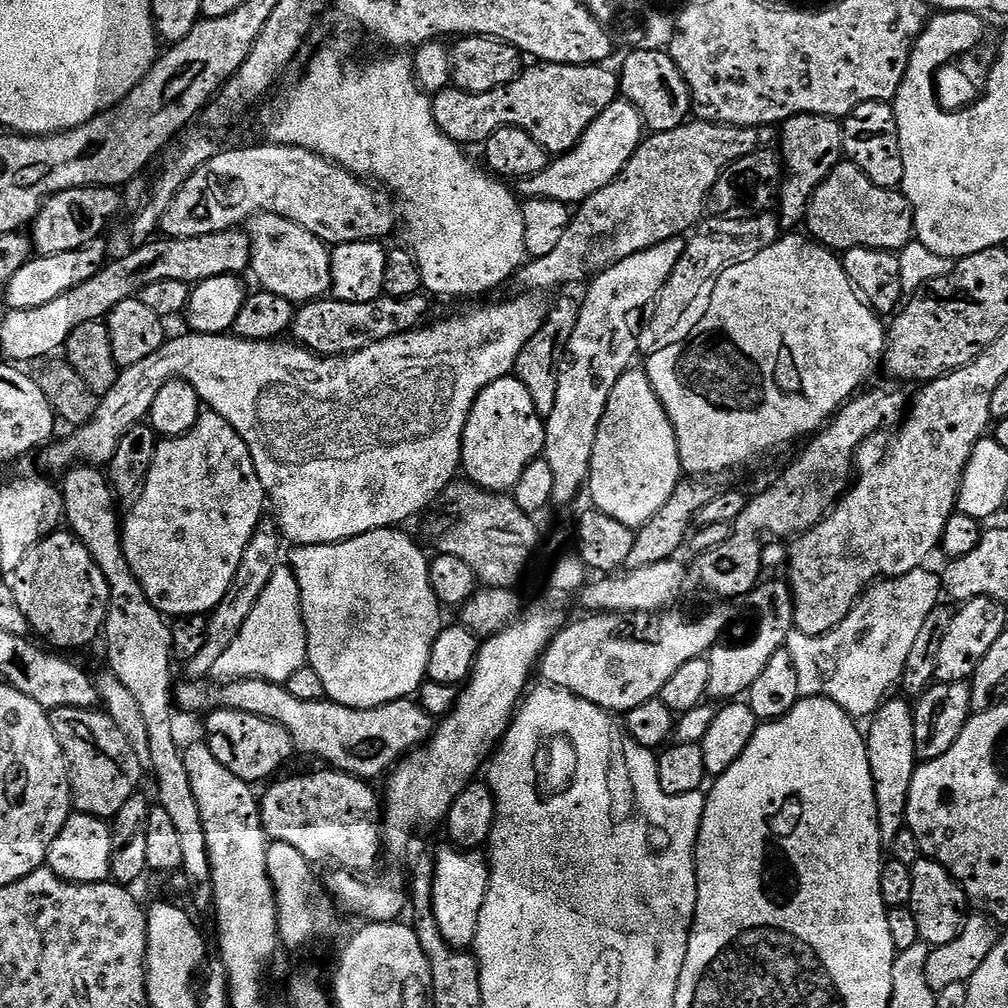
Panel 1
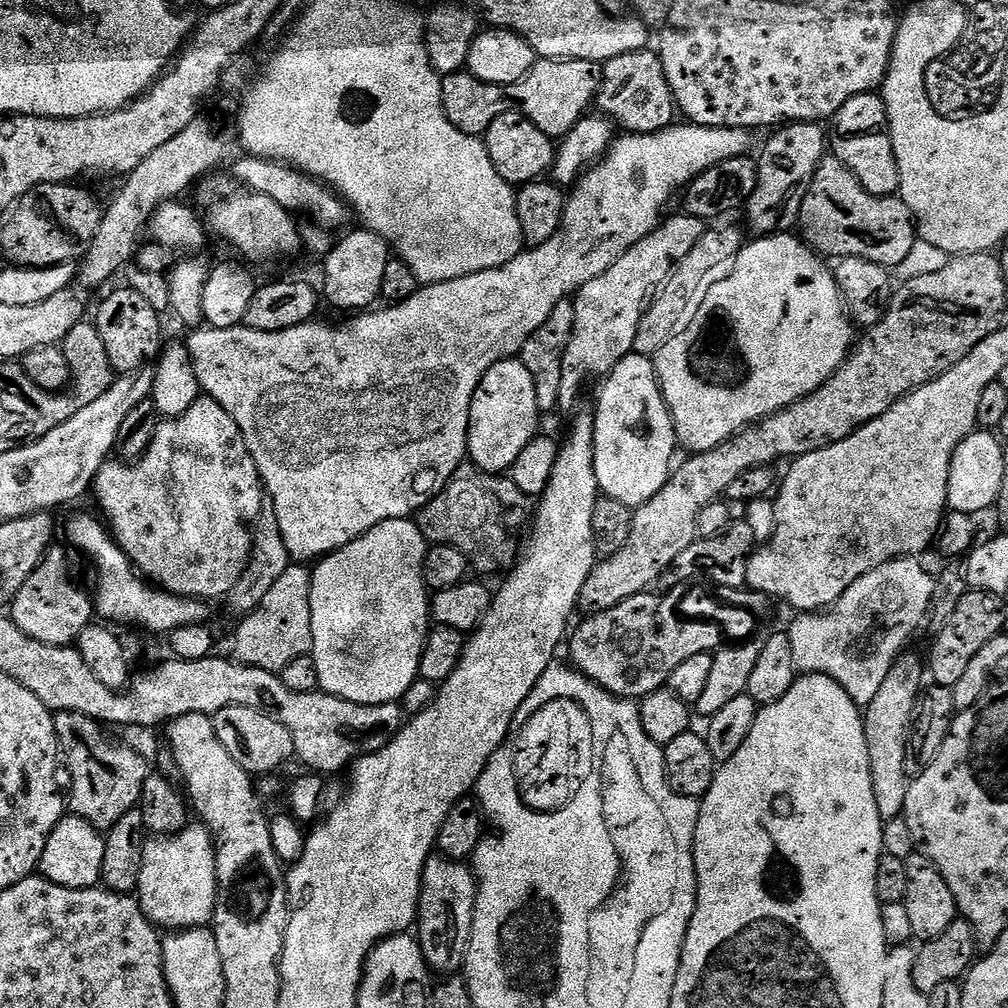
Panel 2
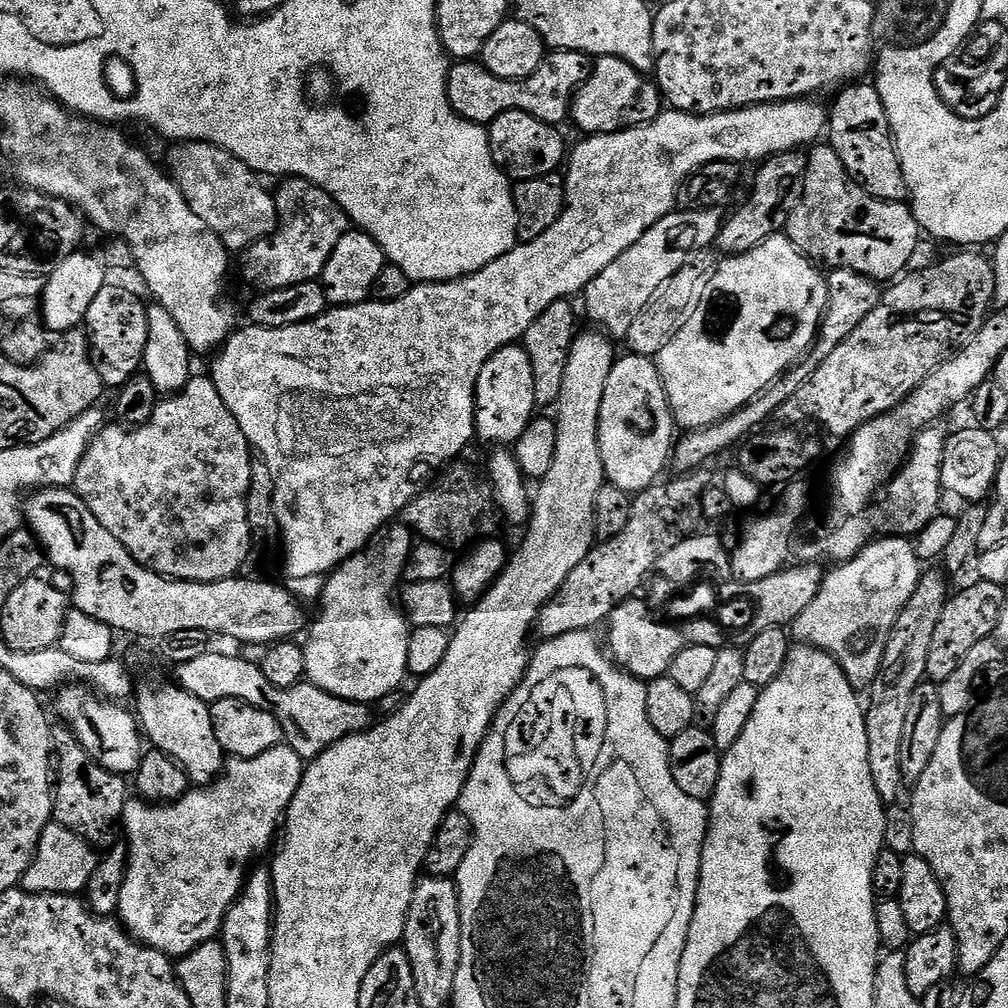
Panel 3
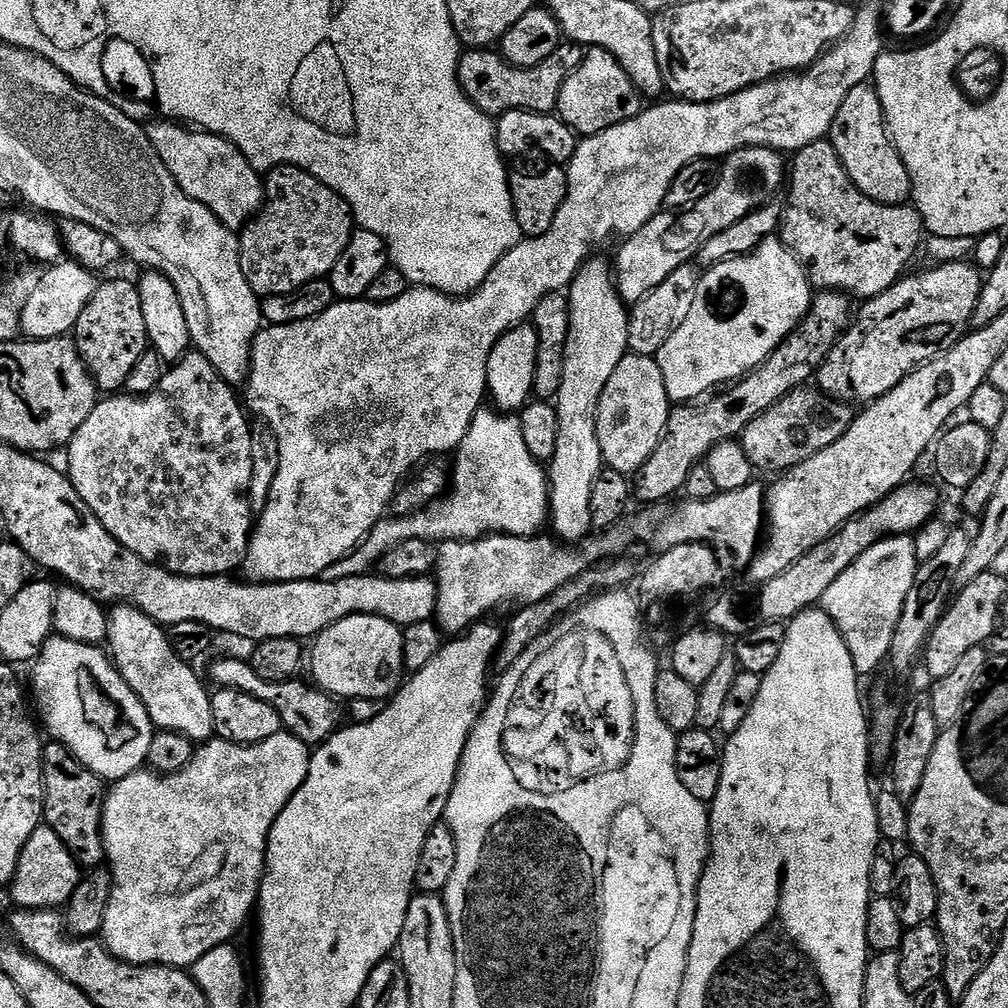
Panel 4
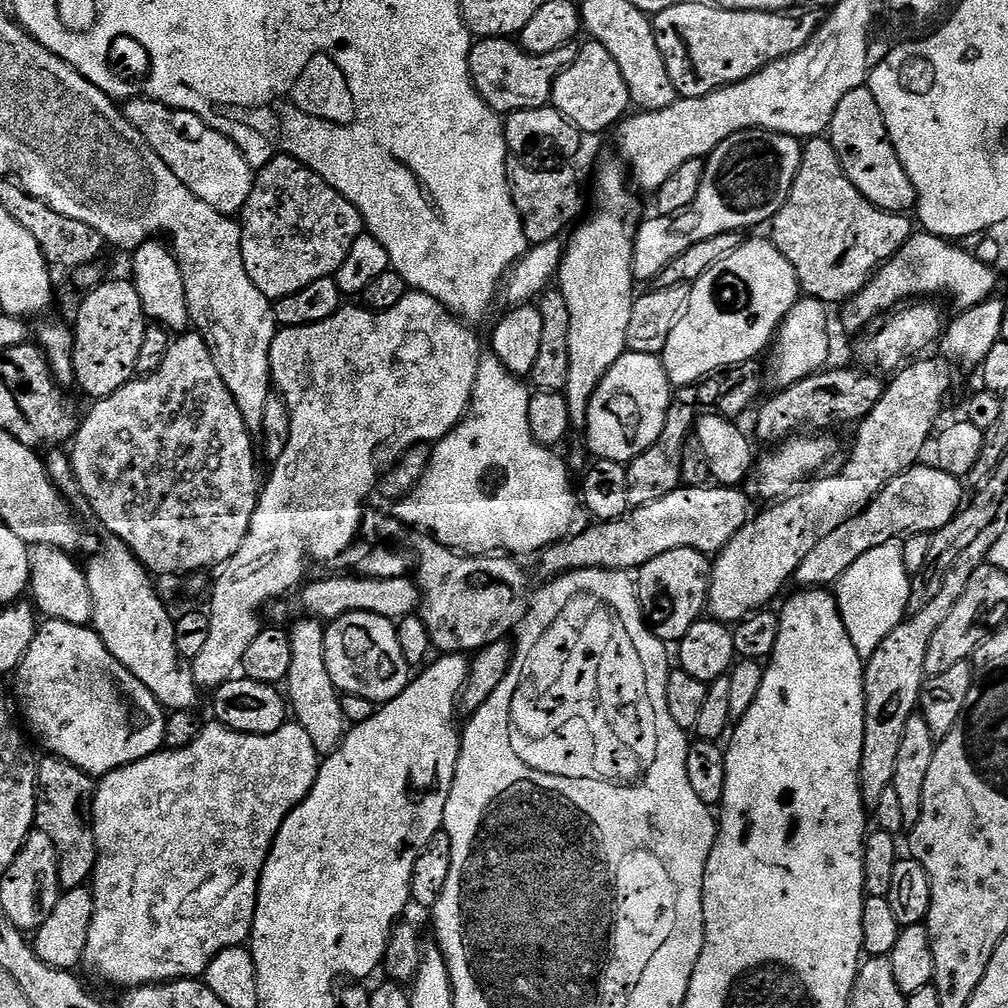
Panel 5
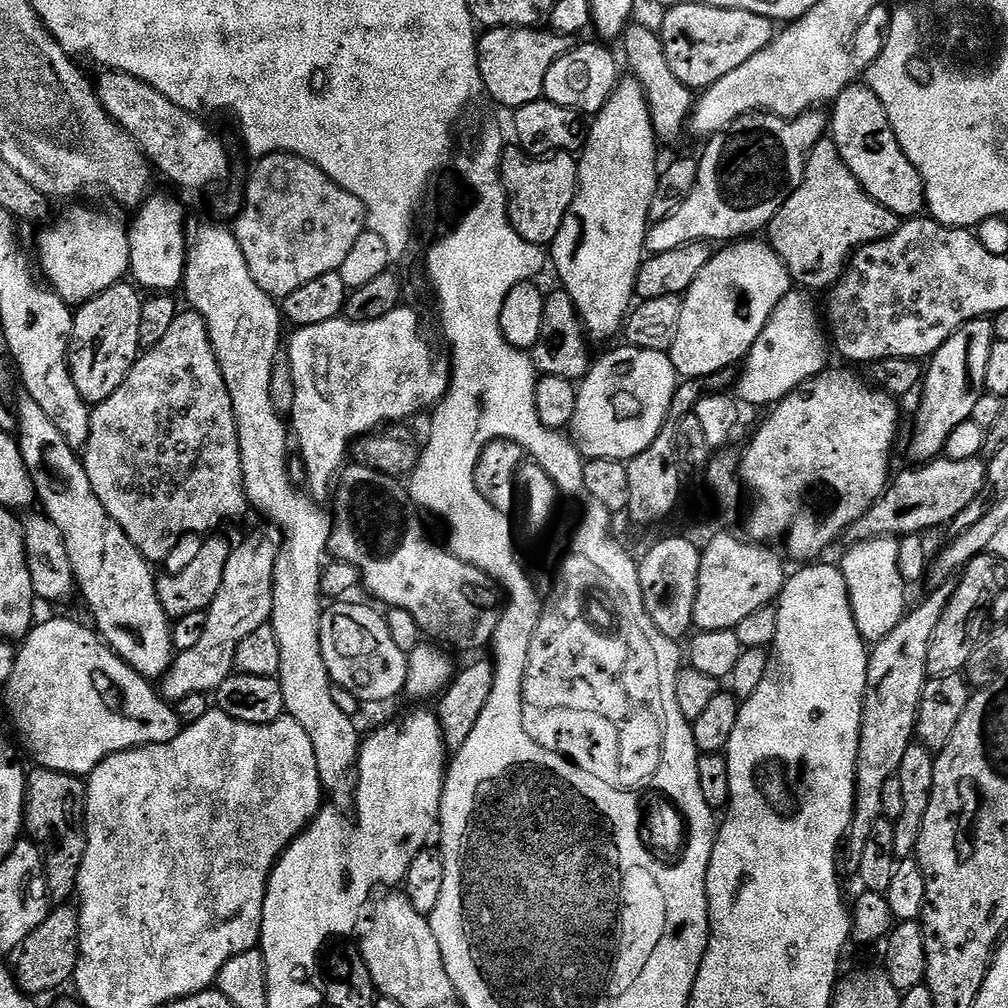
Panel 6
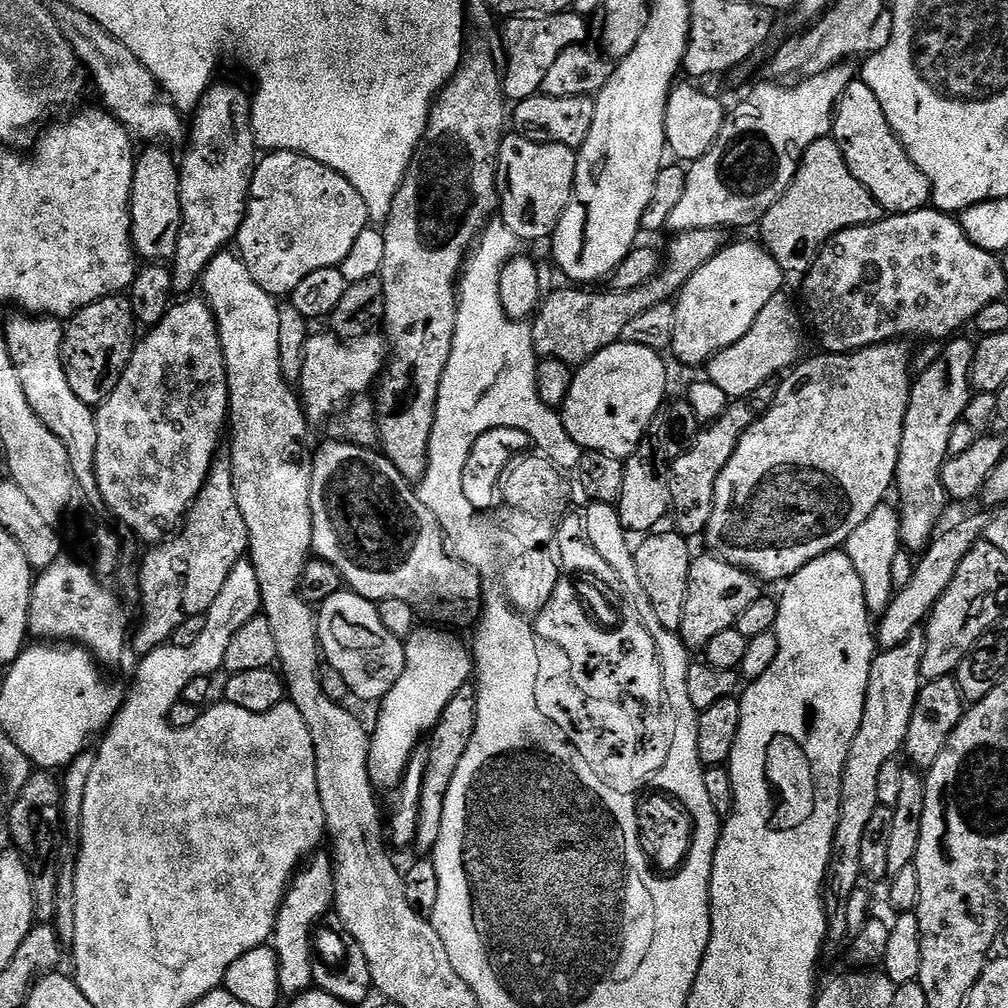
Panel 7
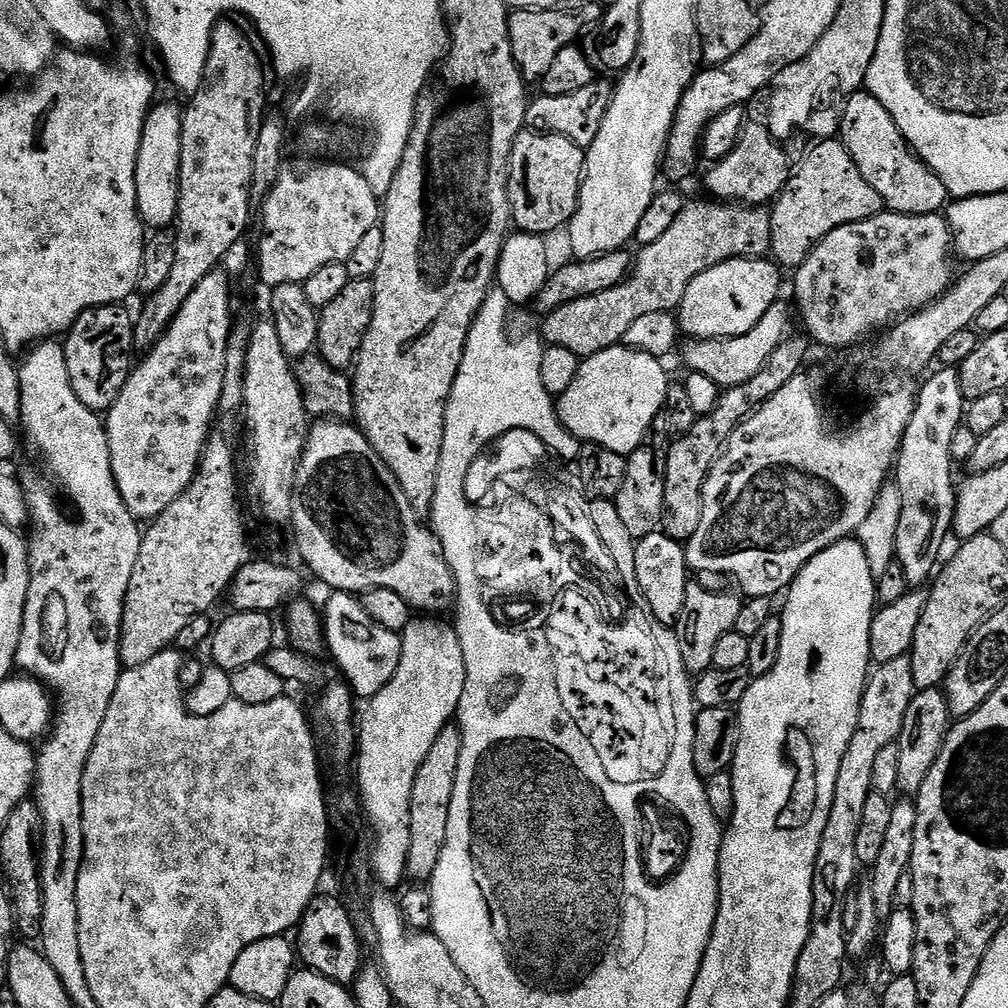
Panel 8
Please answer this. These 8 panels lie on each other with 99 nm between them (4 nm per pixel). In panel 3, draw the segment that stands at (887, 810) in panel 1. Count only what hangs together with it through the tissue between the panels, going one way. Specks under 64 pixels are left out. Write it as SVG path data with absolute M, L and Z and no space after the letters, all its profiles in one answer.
M925 571L920 577L914 594L910 594L910 602L898 614L898 622L894 622L894 630L886 642L886 654L882 658L882 666L874 678L870 695L872 701L867 701L864 721L866 722L866 742L868 743L868 757L870 758L870 778L874 778L874 790L878 790L881 800L885 805L892 806L897 803L900 791L906 787L902 774L902 729L906 726L906 713L910 707L910 698L914 690L926 680L926 658L930 655L930 642L934 638L934 630L938 626L938 618L942 618L942 610L946 606L950 589L949 577L943 571Z

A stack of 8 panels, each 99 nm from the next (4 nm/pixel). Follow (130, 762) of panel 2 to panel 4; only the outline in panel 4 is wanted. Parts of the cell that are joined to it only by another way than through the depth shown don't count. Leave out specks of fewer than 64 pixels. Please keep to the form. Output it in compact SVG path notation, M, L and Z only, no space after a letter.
M48 742L44 744L44 819L43 823L66 842L66 850L76 859L84 870L95 870L105 863L104 834L100 827L104 817L105 781L95 776L86 766L82 766L72 757L64 744Z

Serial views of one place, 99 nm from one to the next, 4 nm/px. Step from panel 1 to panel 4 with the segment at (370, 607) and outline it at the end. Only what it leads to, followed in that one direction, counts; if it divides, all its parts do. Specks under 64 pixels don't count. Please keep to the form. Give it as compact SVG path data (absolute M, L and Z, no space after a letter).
M342 618L342 622L334 622L334 626L315 637L313 644L316 645L310 648L311 679L333 697L383 701L391 697L405 679L402 629L386 618Z

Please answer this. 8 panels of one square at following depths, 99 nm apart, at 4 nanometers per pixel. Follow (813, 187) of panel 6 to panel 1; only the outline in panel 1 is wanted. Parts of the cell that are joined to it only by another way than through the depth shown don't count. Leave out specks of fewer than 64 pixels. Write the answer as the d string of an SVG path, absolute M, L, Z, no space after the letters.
M841 162L834 166L834 170L820 183L818 190L812 195L808 207L806 228L811 239L833 250L847 250L849 248L877 248L883 252L899 253L914 240L914 225L912 223L912 207L904 196L903 191L894 188L874 186L862 170L851 162Z

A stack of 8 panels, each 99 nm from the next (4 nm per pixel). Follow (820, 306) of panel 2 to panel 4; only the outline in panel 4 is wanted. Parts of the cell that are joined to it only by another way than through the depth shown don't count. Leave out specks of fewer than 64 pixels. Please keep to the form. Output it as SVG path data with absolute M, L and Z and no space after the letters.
M773 238L762 242L762 246L758 246L750 254L737 257L735 260L727 260L721 264L717 264L715 268L707 269L706 274L700 278L700 292L694 298L694 310L692 316L684 320L682 326L678 326L678 330L674 330L674 334L670 334L670 338L666 342L666 346L662 346L656 353L654 359L660 364L662 370L662 378L665 379L668 397L672 402L696 402L705 394L711 393L713 390L719 389L721 386L731 385L733 382L739 381L741 378L753 372L765 358L771 354L775 348L780 345L796 330L796 327L804 320L804 315L812 309L812 297L814 289L808 282L808 275L804 272L804 267L800 265L796 255L788 249L778 238Z

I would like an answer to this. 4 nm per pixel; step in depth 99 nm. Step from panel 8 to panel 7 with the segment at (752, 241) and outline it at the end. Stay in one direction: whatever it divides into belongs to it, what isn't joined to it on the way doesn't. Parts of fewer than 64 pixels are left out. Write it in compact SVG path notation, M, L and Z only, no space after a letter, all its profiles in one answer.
M718 228L692 229L689 232L675 233L668 244L668 256L666 252L666 263L660 275L646 282L646 286L640 286L638 290L596 292L600 290L585 290L580 286L567 286L568 288L560 288L557 292L550 293L549 296L547 293L541 299L540 306L536 309L536 315L530 324L537 357L540 360L557 360L569 366L584 364L594 354L598 354L599 351L619 341L623 337L626 326L633 318L638 318L638 314L646 314L646 310L654 310L654 306L669 303L673 298L679 296L686 282L690 282L690 278L698 274L698 270L702 270L702 266L706 266L706 262L710 262L710 258L714 258L719 254L721 248L725 247L726 239L724 240L723 235L725 233Z

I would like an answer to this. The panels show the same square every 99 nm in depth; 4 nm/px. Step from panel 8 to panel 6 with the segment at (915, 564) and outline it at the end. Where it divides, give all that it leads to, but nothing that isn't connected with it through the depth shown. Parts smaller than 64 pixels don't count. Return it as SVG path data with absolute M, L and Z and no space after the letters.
M992 320L966 322L935 352L926 364L922 387L919 389L920 409L916 412L916 425L912 428L912 441L908 444L908 456L917 465L935 460L943 453L954 426L962 426L972 418L972 411L982 394L986 362L994 343Z

